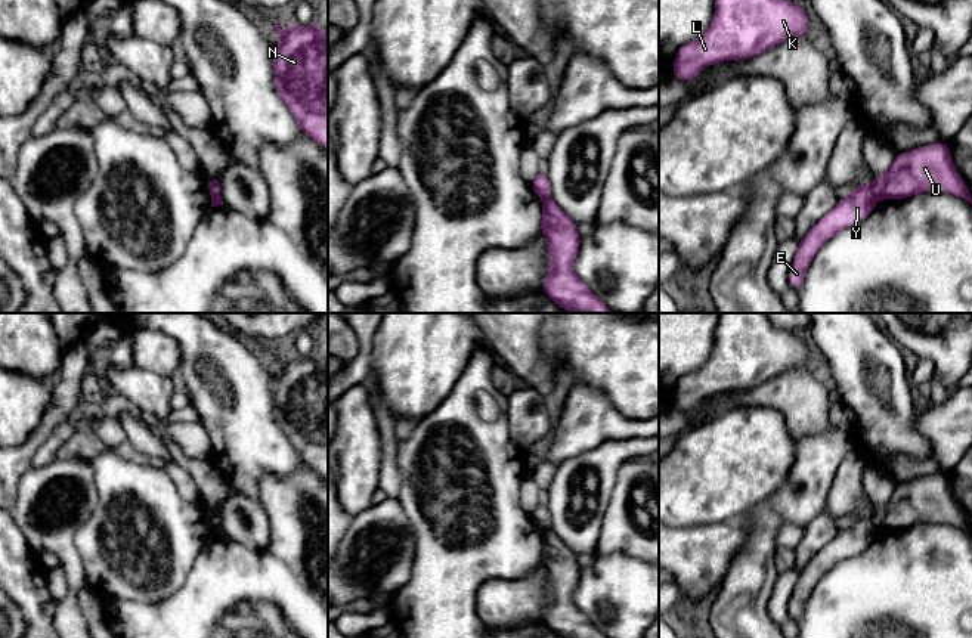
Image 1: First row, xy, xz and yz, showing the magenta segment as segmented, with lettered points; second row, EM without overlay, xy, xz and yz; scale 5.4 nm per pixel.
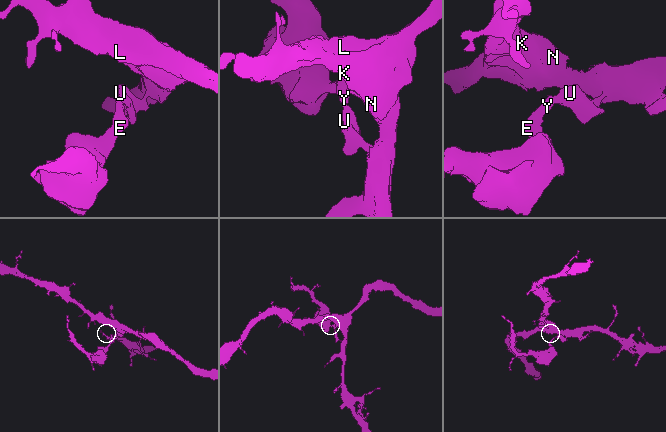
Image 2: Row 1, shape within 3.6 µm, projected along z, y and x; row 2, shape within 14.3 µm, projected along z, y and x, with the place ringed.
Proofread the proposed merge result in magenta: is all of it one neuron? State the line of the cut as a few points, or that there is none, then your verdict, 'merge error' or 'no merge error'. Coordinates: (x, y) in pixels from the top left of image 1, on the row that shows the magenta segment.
cut xy (210, 179), (210, 189), (219, 197); merge error

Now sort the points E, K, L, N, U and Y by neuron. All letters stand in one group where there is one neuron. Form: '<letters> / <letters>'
E Y / K L N U

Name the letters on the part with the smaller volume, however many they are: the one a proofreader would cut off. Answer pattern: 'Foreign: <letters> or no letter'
Foreign: E, Y

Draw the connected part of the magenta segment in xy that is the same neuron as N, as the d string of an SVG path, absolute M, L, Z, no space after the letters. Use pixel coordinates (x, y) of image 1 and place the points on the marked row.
M275 19L275 30L281 37L281 44L273 49L276 93L287 103L303 133L328 151L328 34L316 22L310 27L297 27L290 22L290 27L282 31Z

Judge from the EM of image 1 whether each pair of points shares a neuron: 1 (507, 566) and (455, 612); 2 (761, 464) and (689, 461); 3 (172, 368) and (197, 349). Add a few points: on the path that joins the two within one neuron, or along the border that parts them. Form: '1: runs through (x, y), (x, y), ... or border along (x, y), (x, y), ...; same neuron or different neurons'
1: runs through (491, 566), (458, 595); same neuron
2: runs through (743, 464), (706, 464); same neuron
3: border along (161, 331), (178, 346), (178, 378); different neurons

